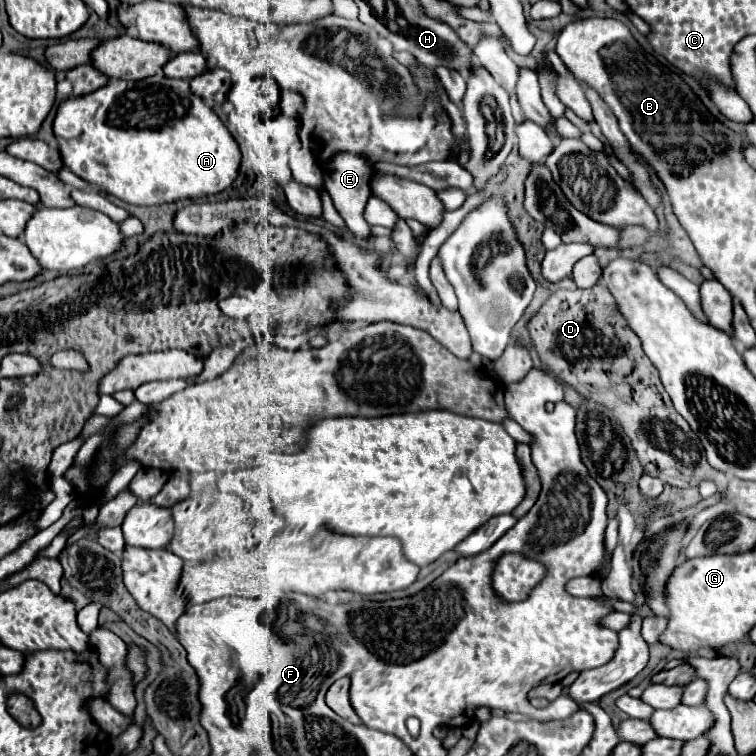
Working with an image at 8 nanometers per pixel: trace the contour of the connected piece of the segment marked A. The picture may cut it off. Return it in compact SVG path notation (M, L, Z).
M154 74L148 76L144 80L138 82L126 82L126 80L108 80L108 84L104 88L100 88L98 92L92 92L88 96L80 96L80 98L68 98L66 102L62 102L58 106L58 114L54 120L54 136L60 144L60 152L62 152L62 160L64 164L82 180L94 184L94 186L102 186L108 190L108 194L128 202L128 204L138 204L138 206L156 206L156 204L168 204L168 202L180 202L180 200L196 200L208 194L218 194L222 190L226 190L238 176L238 168L242 162L242 152L238 142L232 138L230 130L226 128L226 124L218 118L218 114L206 106L206 102L192 94L188 80L172 80L166 78L162 74Z

